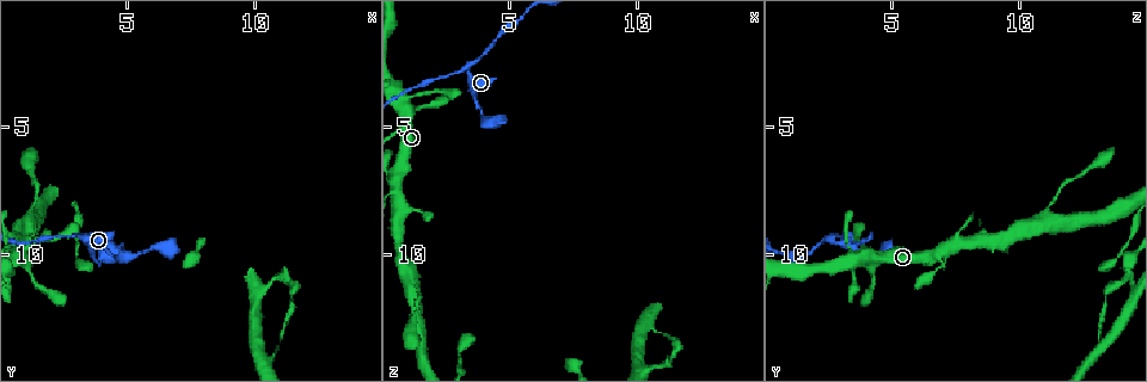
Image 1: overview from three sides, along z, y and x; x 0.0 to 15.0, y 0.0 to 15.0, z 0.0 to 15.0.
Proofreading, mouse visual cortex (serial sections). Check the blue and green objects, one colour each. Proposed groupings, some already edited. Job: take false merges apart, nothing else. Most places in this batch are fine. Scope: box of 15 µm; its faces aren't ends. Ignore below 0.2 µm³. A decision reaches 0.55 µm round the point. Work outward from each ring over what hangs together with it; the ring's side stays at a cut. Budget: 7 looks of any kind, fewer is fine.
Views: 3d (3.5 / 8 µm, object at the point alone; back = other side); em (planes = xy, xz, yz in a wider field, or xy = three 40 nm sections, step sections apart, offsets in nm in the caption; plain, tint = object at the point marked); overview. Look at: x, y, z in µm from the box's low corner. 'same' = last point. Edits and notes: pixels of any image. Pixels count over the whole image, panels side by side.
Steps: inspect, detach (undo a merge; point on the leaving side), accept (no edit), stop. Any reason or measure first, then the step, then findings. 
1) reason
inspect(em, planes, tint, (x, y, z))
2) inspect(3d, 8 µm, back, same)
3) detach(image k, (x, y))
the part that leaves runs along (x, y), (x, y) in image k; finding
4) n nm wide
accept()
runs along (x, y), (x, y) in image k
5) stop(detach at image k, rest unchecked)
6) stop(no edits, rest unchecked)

thin neck
inspect(3d, 3.5 µm, (2.5, 9.3, 3.0))

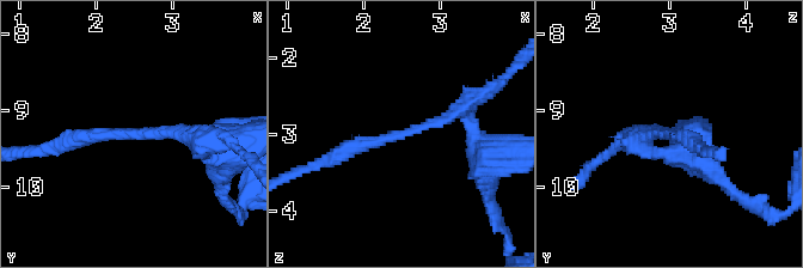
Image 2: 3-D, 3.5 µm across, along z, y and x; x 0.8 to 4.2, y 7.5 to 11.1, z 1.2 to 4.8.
arms of 200, 200 nm
inspect(em, planes, tint, (2.55, 9.30, 3.00))

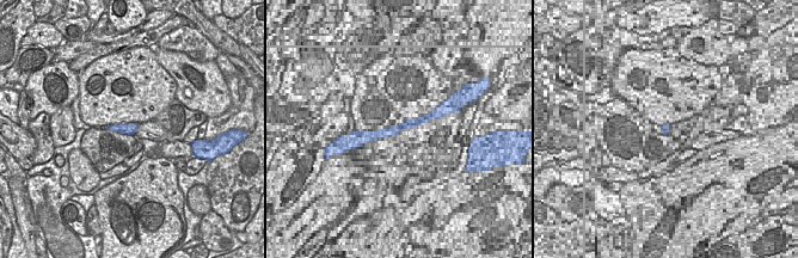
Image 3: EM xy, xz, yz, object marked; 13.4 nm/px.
accept()
runs along (465, 114), (329, 159) in image 2; all the same cell

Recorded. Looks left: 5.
sharp bend
inspect(3d, 3.5 µm, back, (3.9, 10.3, 4.4))

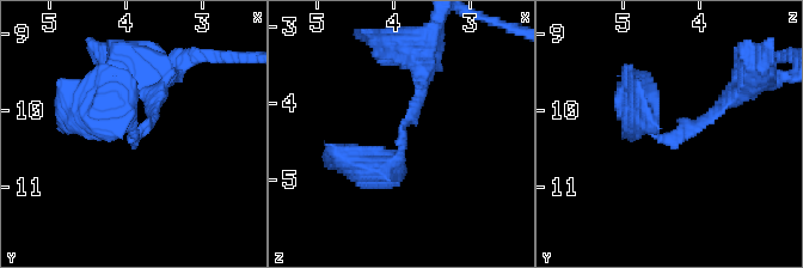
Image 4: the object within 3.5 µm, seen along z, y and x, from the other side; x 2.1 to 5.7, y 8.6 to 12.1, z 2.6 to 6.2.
arms of 200, 500 nm; need the tissue
inspect(em, planes, tint, (3.90, 10.35, 4.30))

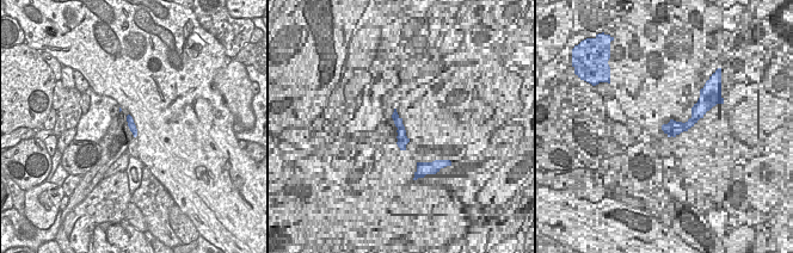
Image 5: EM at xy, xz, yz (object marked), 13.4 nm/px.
100 nm wide
accept()
runs along (418, 65), (404, 147), (363, 165) in image 4; all the same cell

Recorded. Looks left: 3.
sudden change in width
inspect(3d, 8 µm, (4.6, 10.0, 1.3))

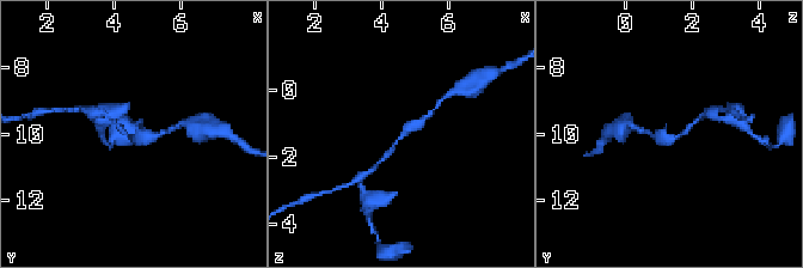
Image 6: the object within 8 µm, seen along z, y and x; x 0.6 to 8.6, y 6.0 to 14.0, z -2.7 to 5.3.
arms of 200, 250 nm
inspect(em, planes, tint, (4.6, 10.1, 1.3))

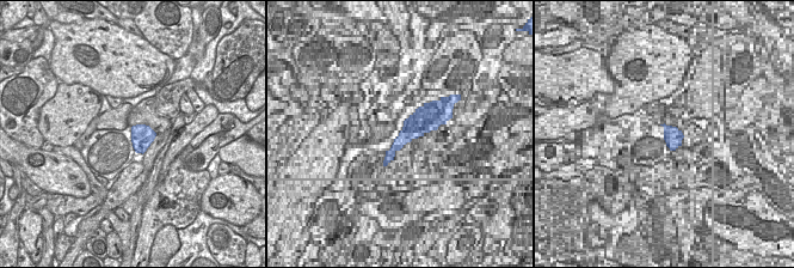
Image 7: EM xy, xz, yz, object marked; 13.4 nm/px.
accept()
runs along (385, 157), (406, 131), (431, 113) in image 6; all the same cell

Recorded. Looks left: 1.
stop(no edits, rest unchecked)

